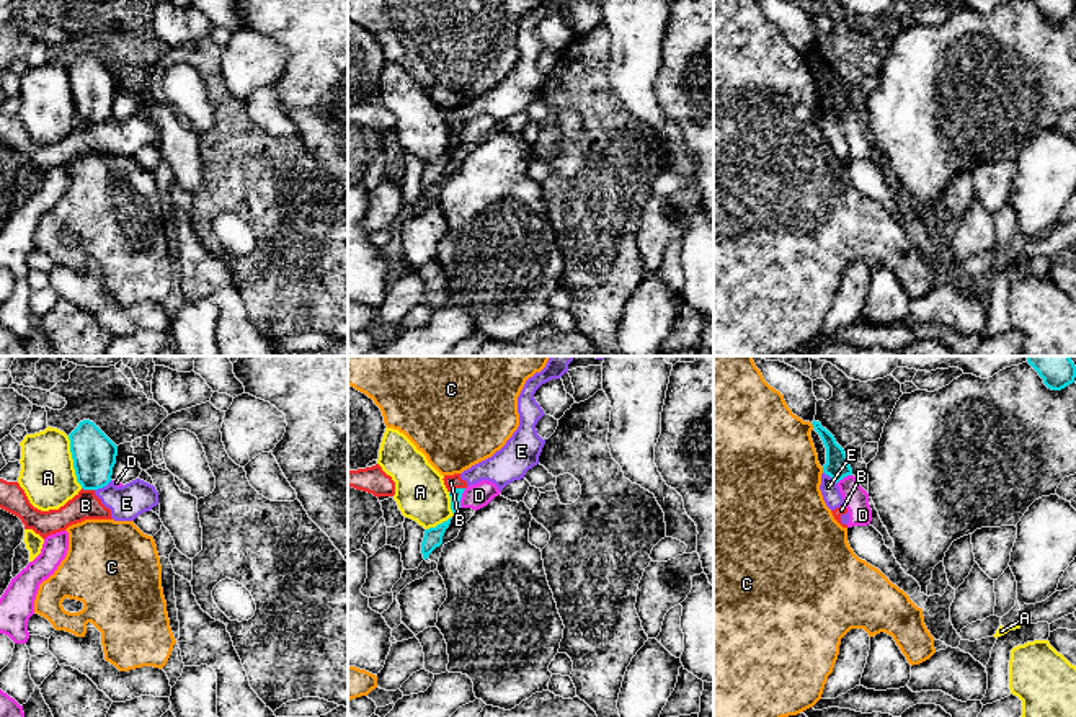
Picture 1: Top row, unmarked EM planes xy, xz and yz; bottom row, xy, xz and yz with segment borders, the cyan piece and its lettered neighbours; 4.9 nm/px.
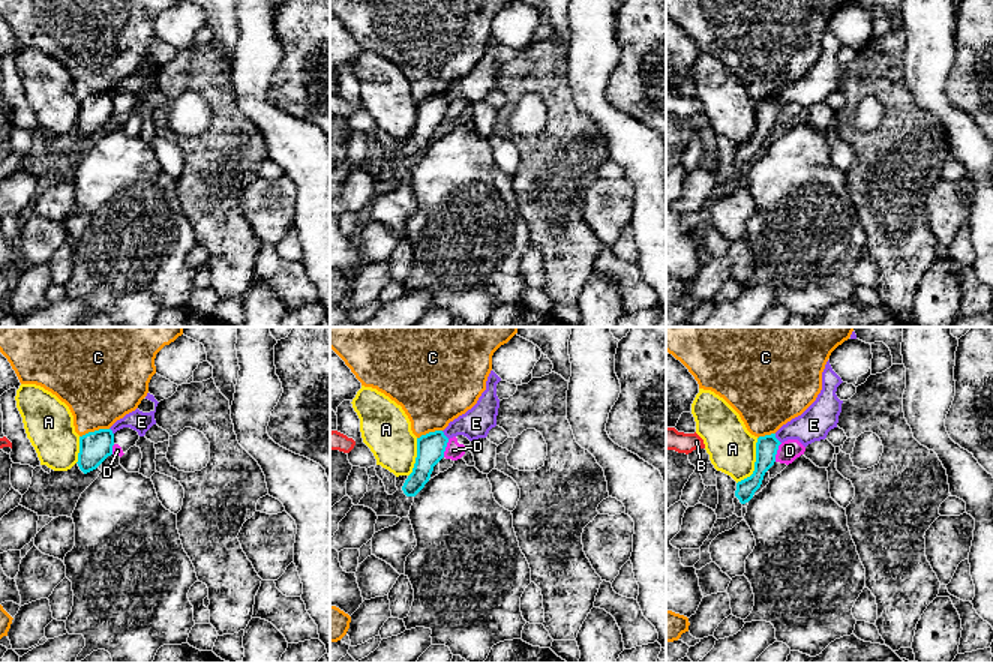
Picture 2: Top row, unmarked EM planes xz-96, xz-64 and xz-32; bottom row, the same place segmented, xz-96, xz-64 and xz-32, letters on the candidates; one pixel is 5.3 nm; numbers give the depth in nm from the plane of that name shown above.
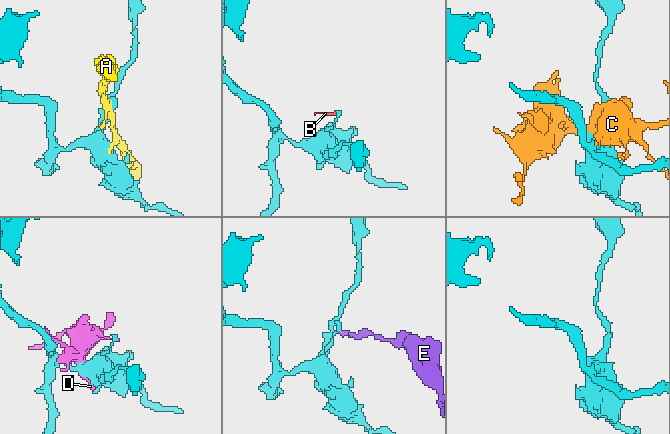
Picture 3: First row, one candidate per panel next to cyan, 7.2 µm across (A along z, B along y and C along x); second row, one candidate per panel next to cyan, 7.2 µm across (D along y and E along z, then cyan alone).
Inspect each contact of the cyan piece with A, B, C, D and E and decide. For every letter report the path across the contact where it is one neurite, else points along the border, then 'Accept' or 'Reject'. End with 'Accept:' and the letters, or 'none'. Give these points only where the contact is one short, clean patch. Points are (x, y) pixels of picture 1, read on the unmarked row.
A: Reject
B: Boundary: xz (464, 121), (456, 121), (449, 126). Reject
C: Reject
D: Reject
E: Boundary: xy (111, 115), (95, 124). Reject
Accept: none

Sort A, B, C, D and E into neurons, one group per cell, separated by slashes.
A / B E / C / D

